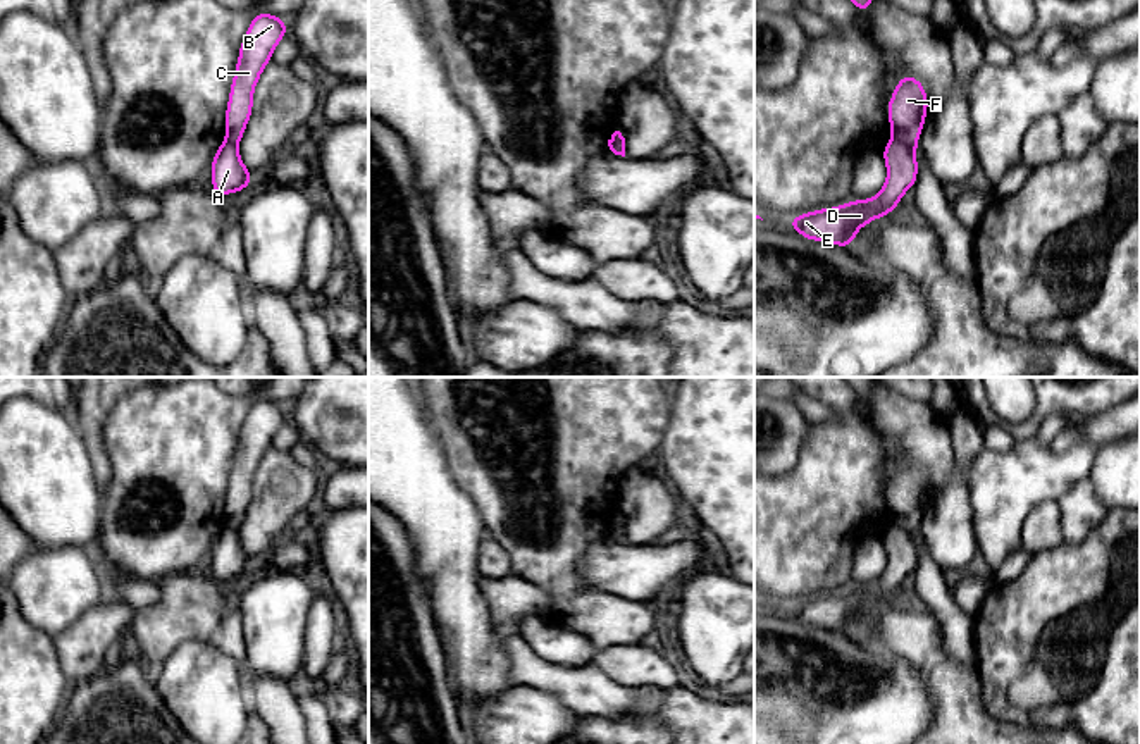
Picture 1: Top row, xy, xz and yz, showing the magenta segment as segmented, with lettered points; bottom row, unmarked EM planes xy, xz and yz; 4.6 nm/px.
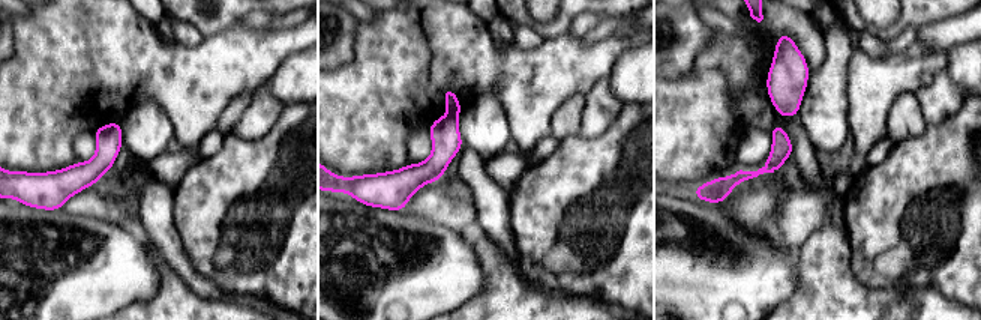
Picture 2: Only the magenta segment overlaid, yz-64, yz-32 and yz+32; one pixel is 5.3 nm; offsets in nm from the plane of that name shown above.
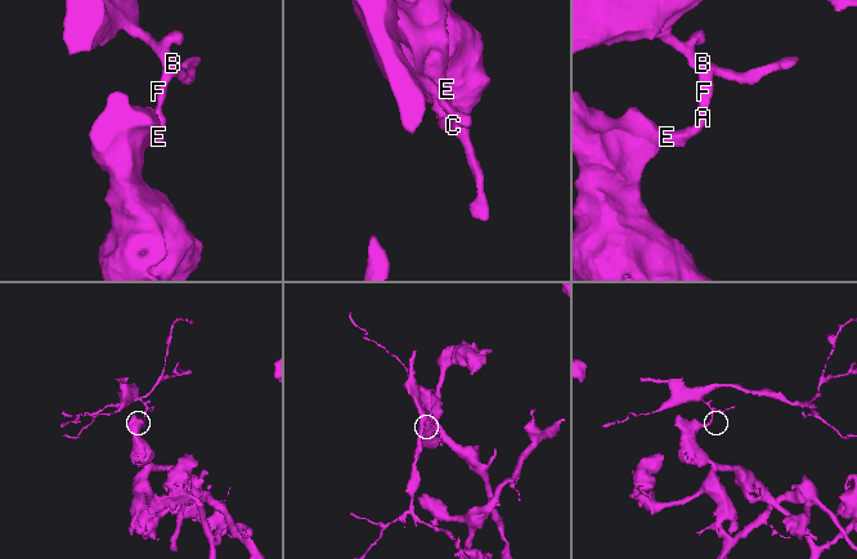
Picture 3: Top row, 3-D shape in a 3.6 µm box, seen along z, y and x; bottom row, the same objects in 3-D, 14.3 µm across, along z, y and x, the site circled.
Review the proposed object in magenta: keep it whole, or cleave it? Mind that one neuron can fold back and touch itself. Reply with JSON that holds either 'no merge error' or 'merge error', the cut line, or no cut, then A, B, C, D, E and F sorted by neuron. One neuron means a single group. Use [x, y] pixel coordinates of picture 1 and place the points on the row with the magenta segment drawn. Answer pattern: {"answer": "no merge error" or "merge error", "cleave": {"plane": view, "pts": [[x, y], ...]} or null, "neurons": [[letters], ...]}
{"answer": "merge error", "cleave": {"plane": "yz", "pts": [[892, 136], [915, 148]]}, "neurons": [["A", "D", "E"], ["B", "C", "F"]]}

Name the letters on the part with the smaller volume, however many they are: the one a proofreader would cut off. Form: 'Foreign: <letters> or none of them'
Foreign: B, C, F

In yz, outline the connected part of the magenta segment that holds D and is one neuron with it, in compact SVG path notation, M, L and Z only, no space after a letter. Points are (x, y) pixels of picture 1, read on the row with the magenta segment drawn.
M890 138L880 152L887 165L887 181L880 193L868 200L851 200L833 208L801 214L785 224L804 239L851 248L856 232L875 219L894 212L918 179L916 148Z

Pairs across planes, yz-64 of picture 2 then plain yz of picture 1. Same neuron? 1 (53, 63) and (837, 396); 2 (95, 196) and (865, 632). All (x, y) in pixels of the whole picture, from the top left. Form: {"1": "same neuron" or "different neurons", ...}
{"1": "different neurons", "2": "different neurons"}

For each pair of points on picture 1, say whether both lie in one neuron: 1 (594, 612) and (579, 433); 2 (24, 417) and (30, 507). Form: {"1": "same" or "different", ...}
{"1": "same", "2": "same"}

